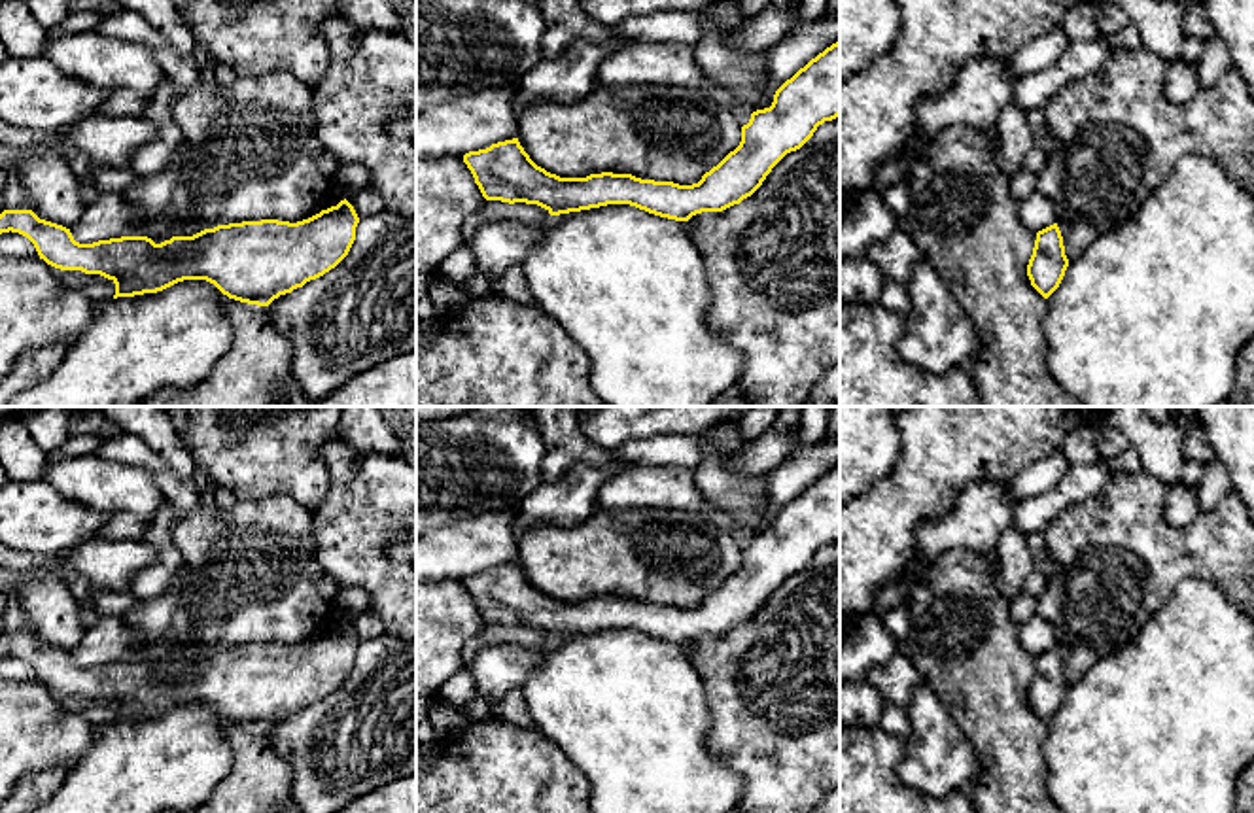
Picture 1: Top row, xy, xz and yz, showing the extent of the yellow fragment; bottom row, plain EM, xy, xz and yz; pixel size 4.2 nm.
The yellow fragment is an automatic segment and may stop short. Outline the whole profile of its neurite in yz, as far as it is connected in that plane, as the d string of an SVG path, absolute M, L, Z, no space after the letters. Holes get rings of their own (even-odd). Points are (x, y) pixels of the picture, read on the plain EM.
M1057 647L1036 656L1033 679L1027 688L1031 709L1048 722L1061 707L1069 683Z

